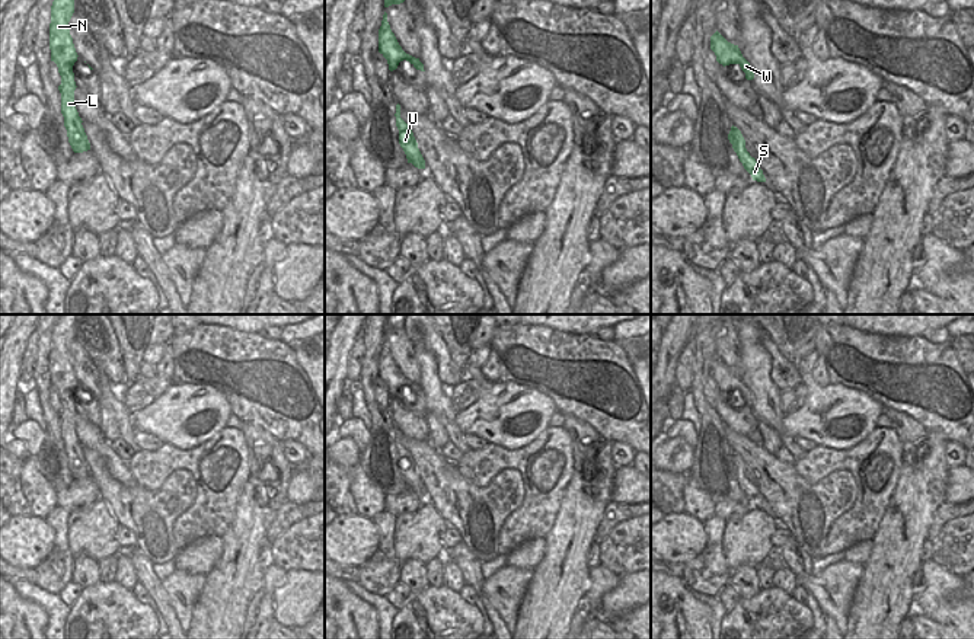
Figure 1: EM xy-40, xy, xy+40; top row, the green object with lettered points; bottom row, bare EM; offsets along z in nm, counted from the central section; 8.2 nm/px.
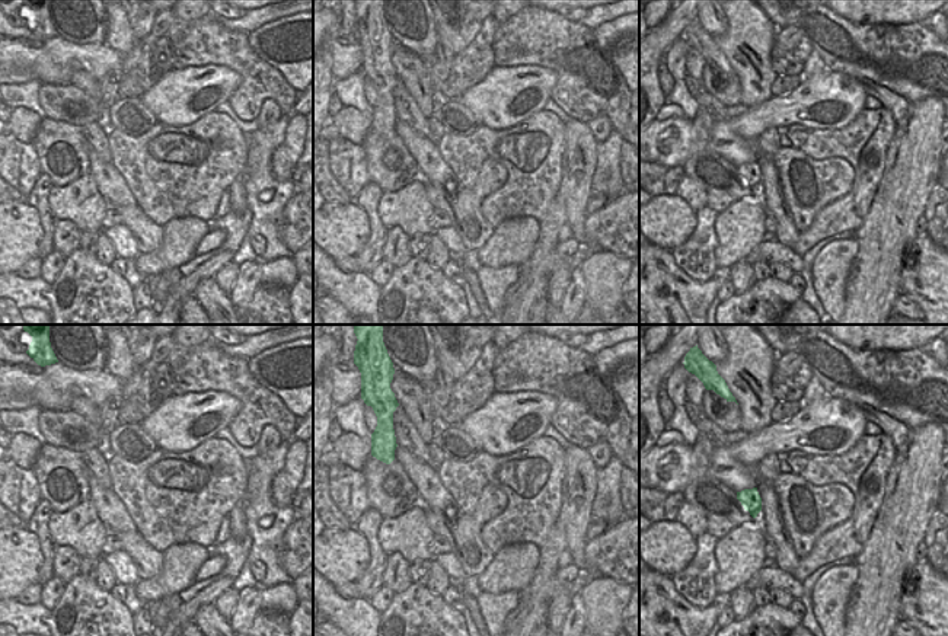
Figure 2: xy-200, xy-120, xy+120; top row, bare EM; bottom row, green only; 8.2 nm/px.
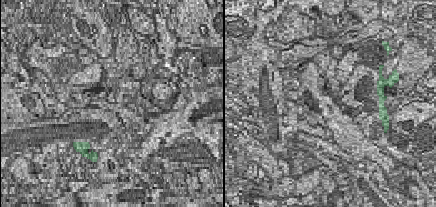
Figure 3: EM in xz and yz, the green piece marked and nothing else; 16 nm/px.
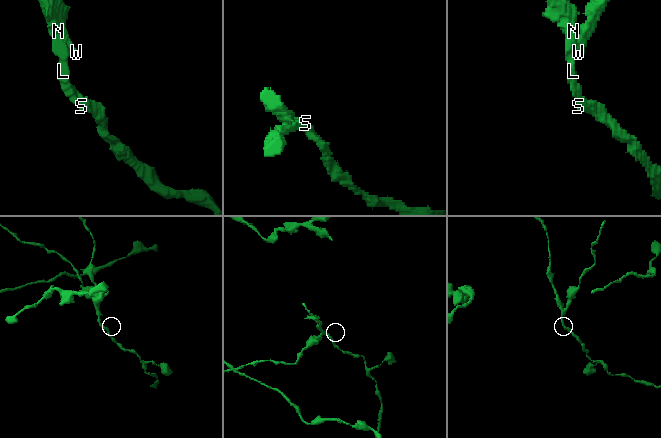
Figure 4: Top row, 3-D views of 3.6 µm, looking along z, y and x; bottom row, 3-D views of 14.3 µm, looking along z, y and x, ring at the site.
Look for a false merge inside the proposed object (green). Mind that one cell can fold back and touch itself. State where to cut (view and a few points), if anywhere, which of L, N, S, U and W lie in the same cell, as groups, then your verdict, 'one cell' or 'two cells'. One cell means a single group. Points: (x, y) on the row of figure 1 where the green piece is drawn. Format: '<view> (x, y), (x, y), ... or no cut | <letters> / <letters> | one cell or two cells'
xy (406, 54), (401, 60) | L N S U / W | two cells

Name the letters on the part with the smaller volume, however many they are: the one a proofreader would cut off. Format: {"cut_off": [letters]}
{"cut_off": ["W"]}

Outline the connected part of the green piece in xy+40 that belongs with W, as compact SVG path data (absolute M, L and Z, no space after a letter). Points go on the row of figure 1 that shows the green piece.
M718 31L710 36L710 49L721 58L724 67L738 64L745 73L747 80L754 79L754 71L750 63L743 57L738 45L728 42Z

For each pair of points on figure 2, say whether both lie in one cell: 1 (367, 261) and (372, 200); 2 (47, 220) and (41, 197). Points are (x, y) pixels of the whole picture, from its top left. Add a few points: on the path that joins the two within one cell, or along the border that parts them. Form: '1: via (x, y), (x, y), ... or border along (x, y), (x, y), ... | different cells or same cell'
1: via (373, 246), (374, 219), (372, 214) | same cell
2: via (45, 214), (41, 203) | same cell

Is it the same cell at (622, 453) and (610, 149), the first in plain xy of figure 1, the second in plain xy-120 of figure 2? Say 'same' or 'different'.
different

